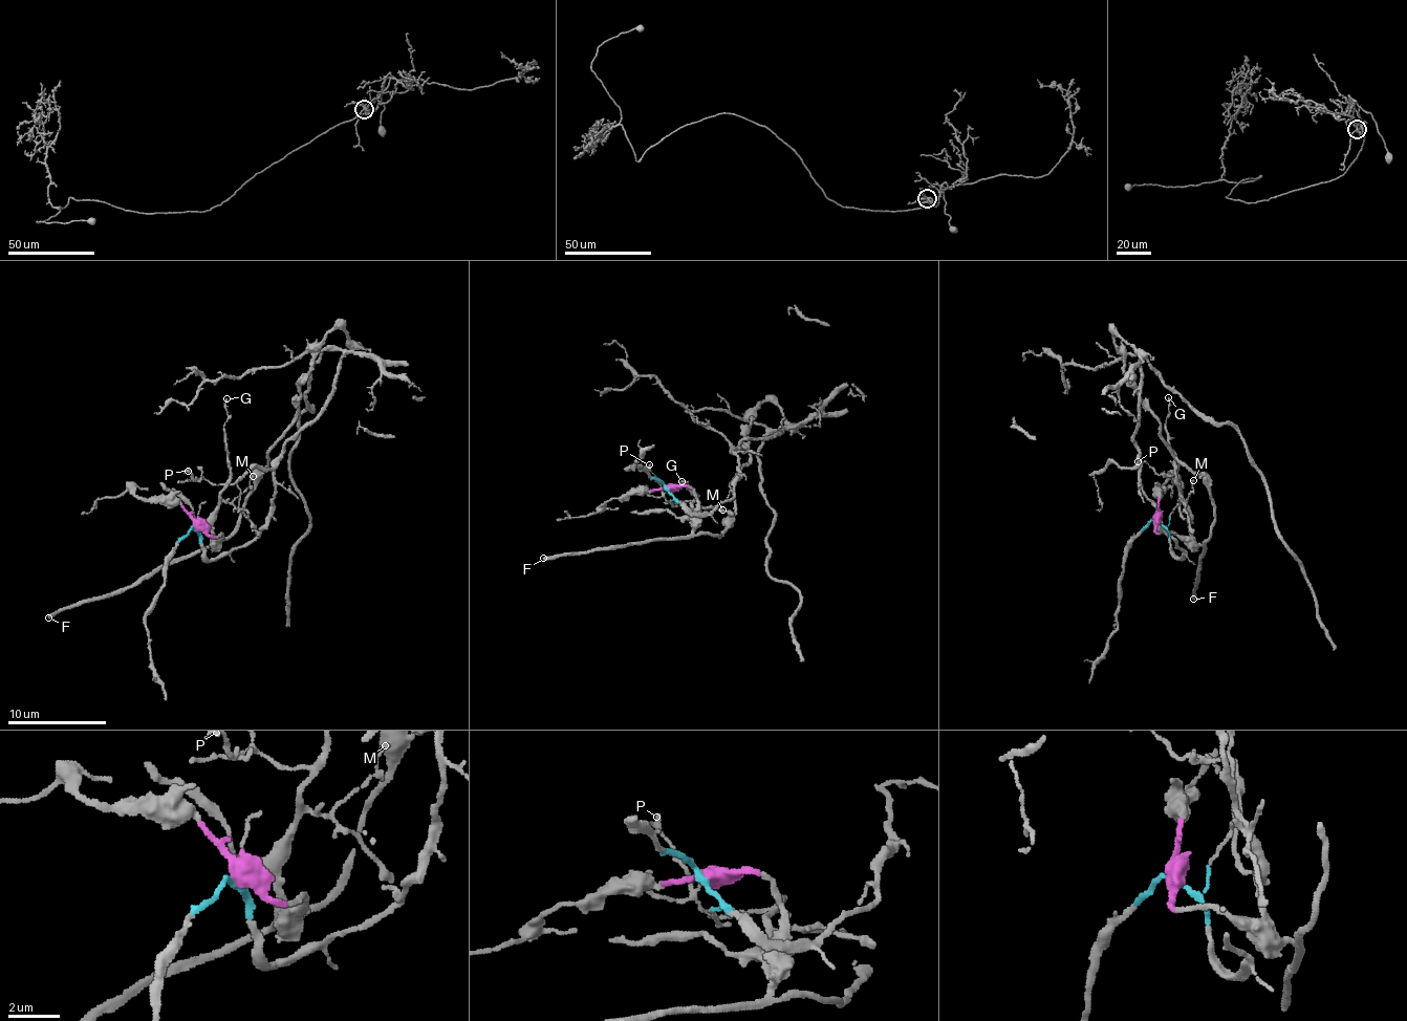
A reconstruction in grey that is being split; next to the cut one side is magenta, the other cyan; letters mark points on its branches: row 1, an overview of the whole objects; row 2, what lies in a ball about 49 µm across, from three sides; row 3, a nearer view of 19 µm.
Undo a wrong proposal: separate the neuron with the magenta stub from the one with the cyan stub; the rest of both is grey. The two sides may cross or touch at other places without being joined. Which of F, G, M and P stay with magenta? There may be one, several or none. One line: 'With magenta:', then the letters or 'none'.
With magenta: F, G, M, P

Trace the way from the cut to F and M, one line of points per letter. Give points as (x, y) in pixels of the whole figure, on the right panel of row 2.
F: (1155, 520), (1156, 531), (1192, 537), (1205, 547), (1192, 590), (1193, 600)
M: (1155, 520), (1156, 531), (1187, 537), (1189, 507), (1185, 500), (1186, 504), (1194, 479)

